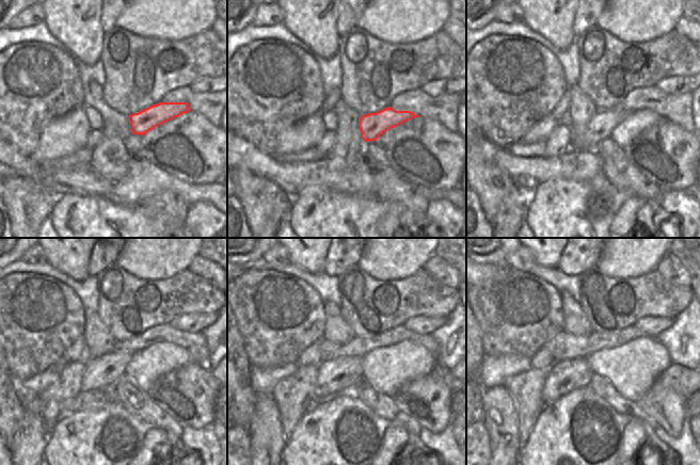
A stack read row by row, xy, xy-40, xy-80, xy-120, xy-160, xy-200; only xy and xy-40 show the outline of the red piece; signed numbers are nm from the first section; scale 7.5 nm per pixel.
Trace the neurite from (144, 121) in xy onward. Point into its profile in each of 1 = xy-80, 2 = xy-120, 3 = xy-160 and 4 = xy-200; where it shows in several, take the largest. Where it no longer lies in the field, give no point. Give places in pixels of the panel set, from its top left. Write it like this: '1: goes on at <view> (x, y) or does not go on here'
1: goes on at xy-80 (600, 127)
2: goes on at xy-120 (102, 372)
3: goes on at xy-160 (337, 375)
4: goes on at xy-200 (563, 377)

